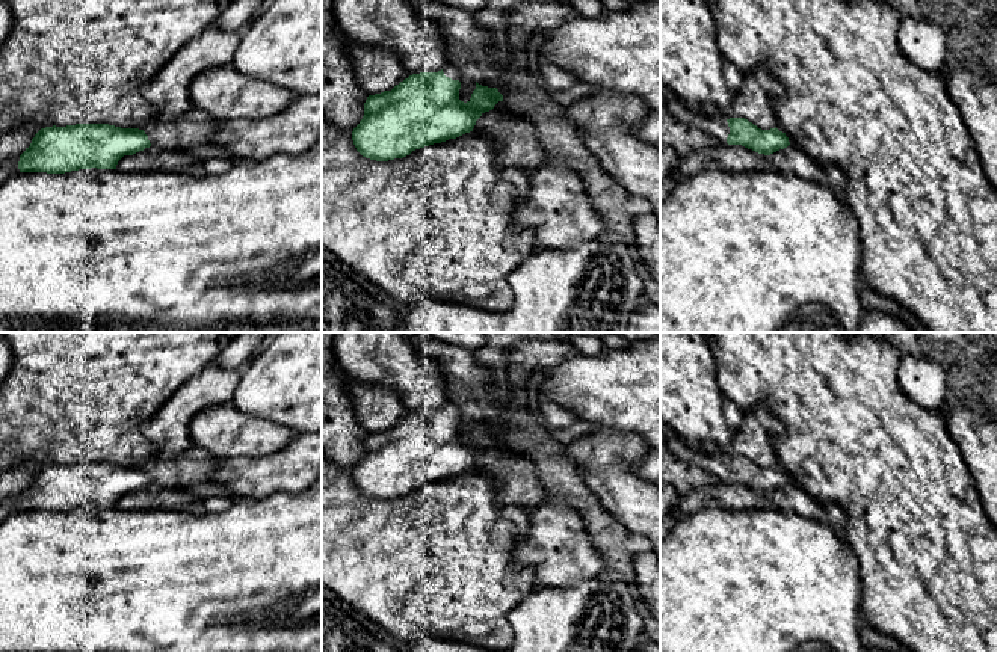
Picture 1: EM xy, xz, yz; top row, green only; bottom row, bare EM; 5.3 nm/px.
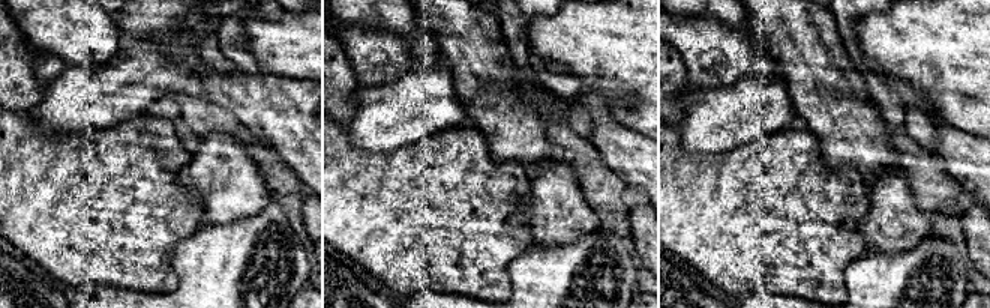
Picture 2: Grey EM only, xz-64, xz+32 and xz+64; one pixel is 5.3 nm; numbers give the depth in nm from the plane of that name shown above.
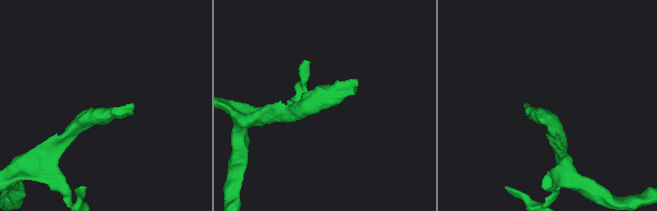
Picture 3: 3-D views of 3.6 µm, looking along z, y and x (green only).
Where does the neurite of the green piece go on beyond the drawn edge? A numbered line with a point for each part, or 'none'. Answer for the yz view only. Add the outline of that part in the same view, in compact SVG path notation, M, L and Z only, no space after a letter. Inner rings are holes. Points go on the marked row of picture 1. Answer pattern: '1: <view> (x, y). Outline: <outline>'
1: yz (709, 121). Outline: M660 86L660 103L677 121L687 122L716 137L721 143L727 143L730 127L727 119L719 112L705 107L686 106L663 86Z

